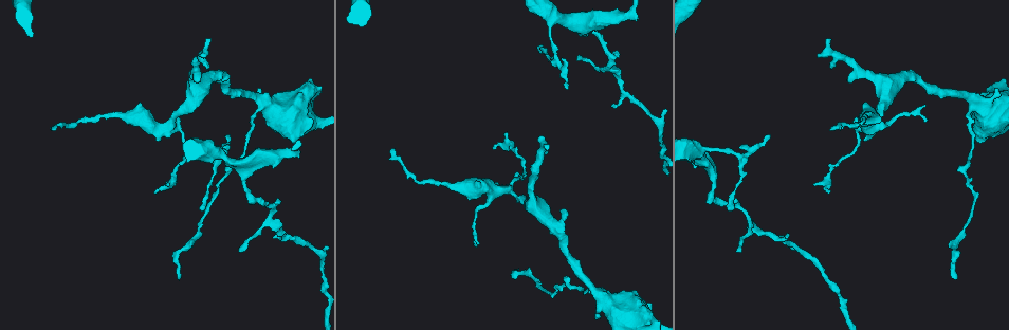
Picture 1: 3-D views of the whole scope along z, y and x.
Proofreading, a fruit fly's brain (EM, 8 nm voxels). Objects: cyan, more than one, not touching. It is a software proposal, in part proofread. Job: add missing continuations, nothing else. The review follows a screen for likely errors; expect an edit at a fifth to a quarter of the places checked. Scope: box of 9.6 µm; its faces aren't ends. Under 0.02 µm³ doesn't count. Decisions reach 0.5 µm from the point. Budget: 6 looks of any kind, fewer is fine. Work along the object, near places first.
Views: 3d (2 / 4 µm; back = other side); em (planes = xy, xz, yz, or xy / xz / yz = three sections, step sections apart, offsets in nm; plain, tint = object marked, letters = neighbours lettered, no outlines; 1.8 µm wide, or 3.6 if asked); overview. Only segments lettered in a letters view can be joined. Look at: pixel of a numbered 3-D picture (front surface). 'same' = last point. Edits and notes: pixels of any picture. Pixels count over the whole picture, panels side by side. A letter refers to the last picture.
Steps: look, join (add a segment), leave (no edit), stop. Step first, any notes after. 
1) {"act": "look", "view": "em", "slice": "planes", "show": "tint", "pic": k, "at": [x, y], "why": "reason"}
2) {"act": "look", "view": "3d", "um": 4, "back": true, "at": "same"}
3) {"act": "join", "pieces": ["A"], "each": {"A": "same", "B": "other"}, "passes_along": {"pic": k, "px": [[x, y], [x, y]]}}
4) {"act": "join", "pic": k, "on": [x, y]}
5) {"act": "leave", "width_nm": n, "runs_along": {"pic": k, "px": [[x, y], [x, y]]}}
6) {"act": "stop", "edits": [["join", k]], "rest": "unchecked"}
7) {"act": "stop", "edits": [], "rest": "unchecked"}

{"act": "look", "view": "em", "slice": "yz", "step": 4, "show": "letters", "pic": 1, "at": [768, 137], "why": "tapers out"}

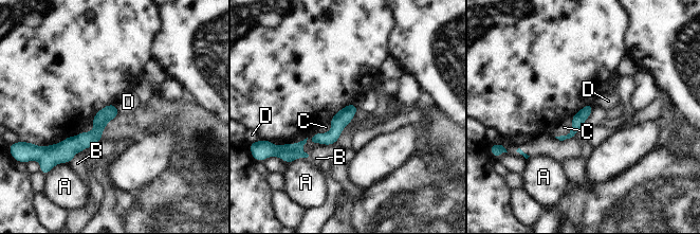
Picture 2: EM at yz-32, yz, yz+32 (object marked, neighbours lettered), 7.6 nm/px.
{"act": "look", "view": "em", "slice": "planes", "show": "letters", "at": "same"}

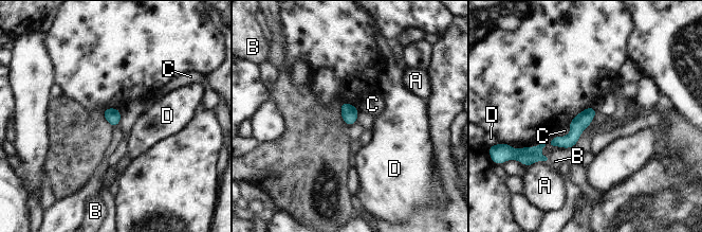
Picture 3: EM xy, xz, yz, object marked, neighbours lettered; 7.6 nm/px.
{"act": "leave", "each": {"A": "other", "B": "other", "C": "other", "D": "other"}, "border": {"pic": 3, "px": [[592, 107], [596, 111]]}, "found": "none of them fits"}

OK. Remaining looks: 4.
{"act": "look", "view": "em", "slice": "planes", "show": "tint", "pic": 1, "at": [508, 191], "why": "small branch off a trunk"}

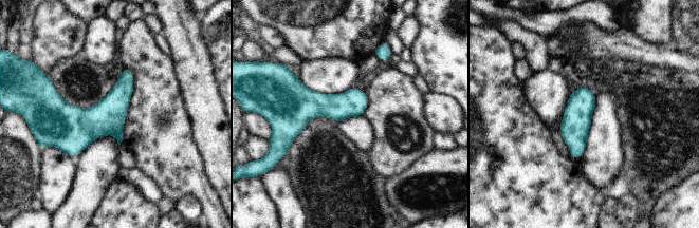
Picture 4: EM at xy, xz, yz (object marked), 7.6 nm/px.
{"act": "look", "view": "em", "slice": "planes", "show": "letters", "at": "same"}

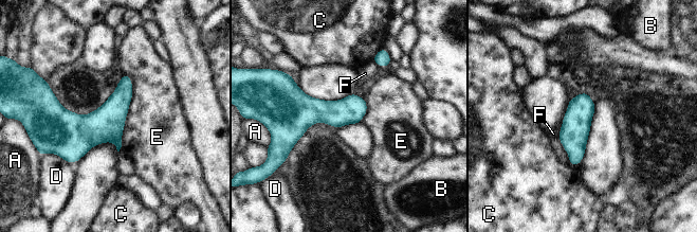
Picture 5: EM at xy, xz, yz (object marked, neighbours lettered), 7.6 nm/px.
{"act": "leave", "width_nm": 220, "each": {"A": "other", "B": "other", "C": "other", "D": "other", "E": "other", "F": "other"}, "border": {"pic": 5, "px": [[126, 73], [132, 97], [121, 146]]}, "found": "none of them fits"}

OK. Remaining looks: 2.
{"act": "look", "view": "3d", "um": 2, "pic": 1, "at": [226, 78], "why": "branch stops here"}

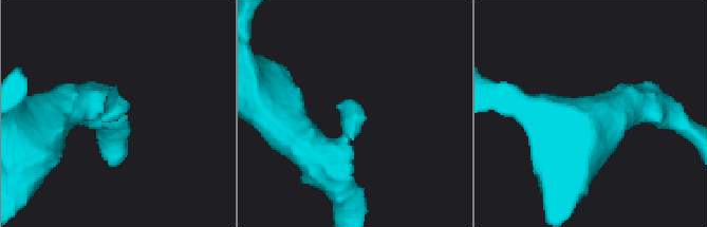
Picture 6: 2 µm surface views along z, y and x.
{"act": "look", "view": "em", "slice": "planes", "show": "letters", "pic": 6, "at": [108, 116]}

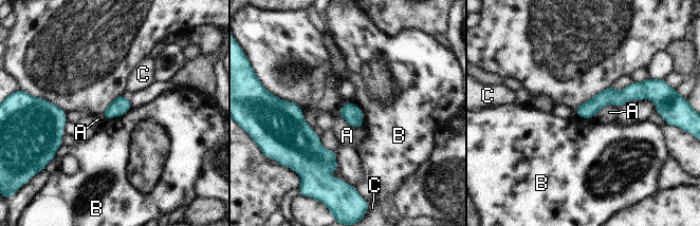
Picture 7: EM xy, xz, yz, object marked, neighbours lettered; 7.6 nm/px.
{"act": "leave", "width_nm": 130, "each": {"A": "other", "B": "other", "C": "other"}, "runs_along": {"pic": 7, "px": [[646, 96], [604, 97], [578, 111]]}, "found": "no lettered segment goes on from it"}

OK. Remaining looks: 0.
{"act": "stop", "edits": [], "rest": "unchecked"}

